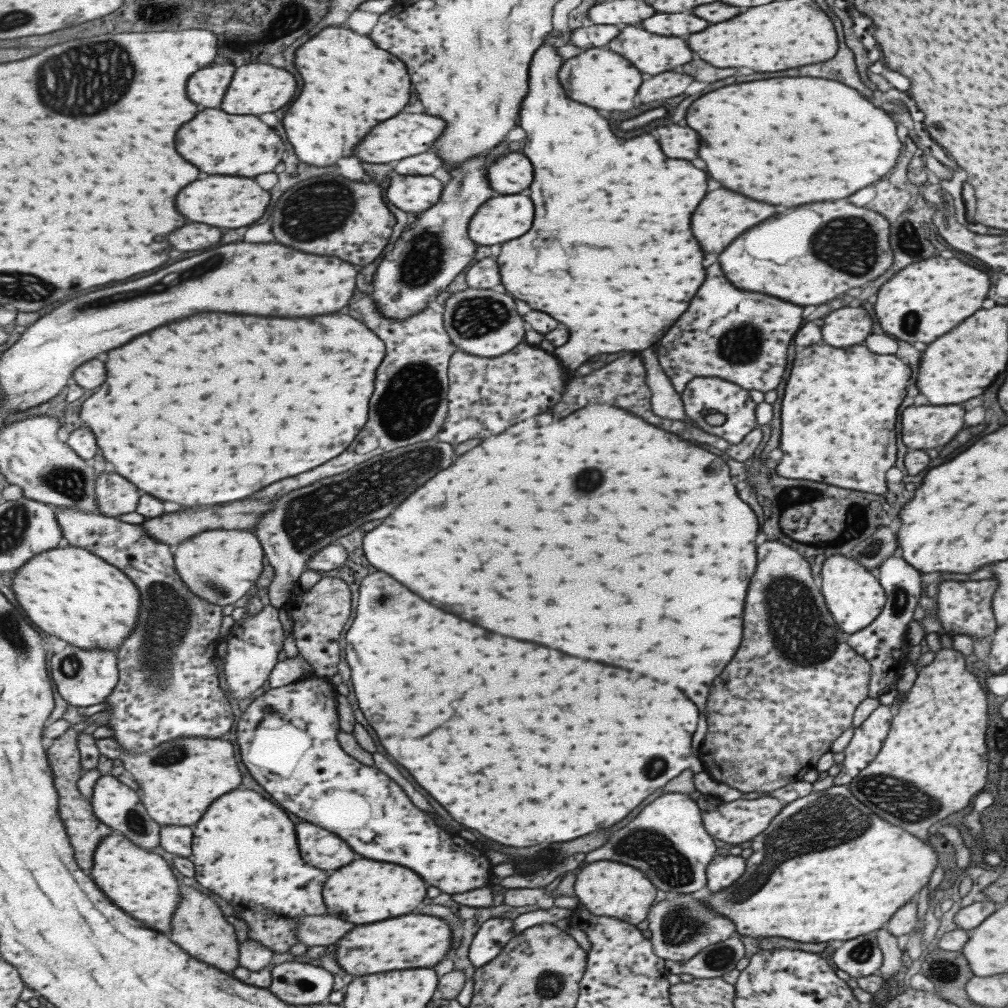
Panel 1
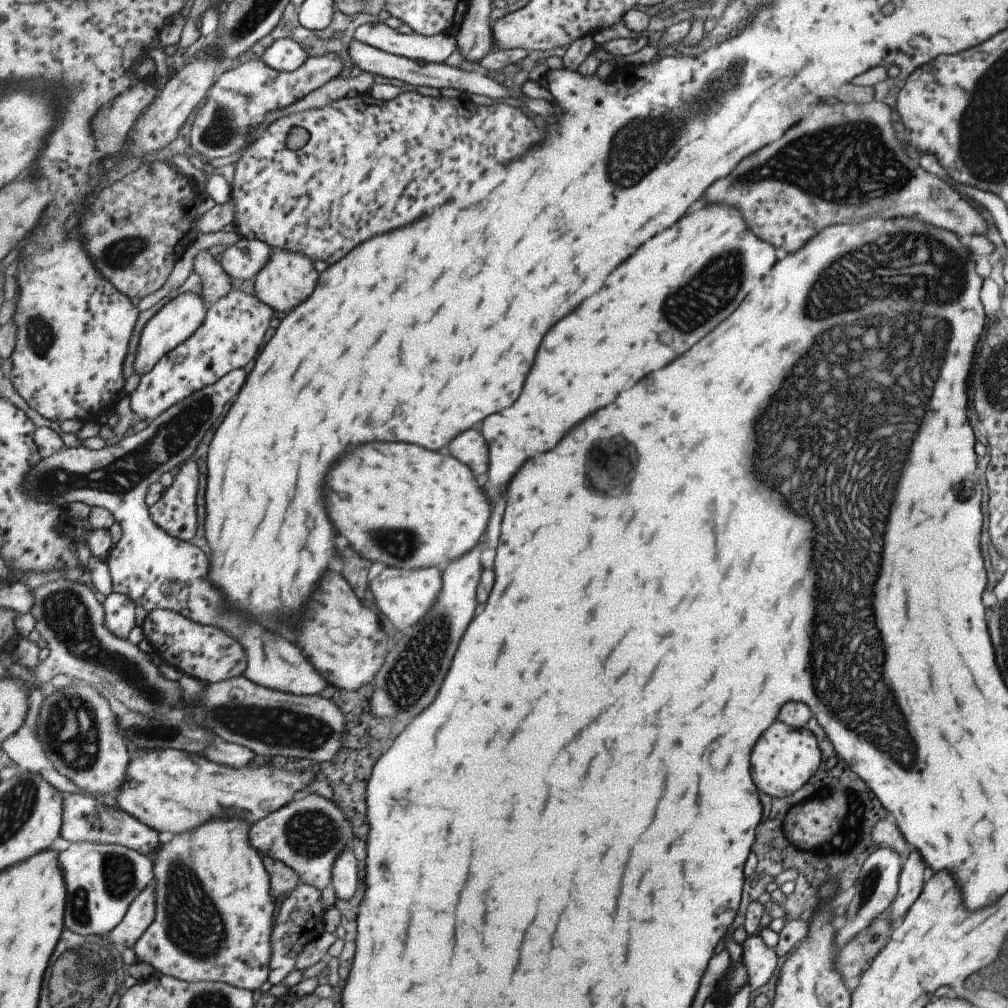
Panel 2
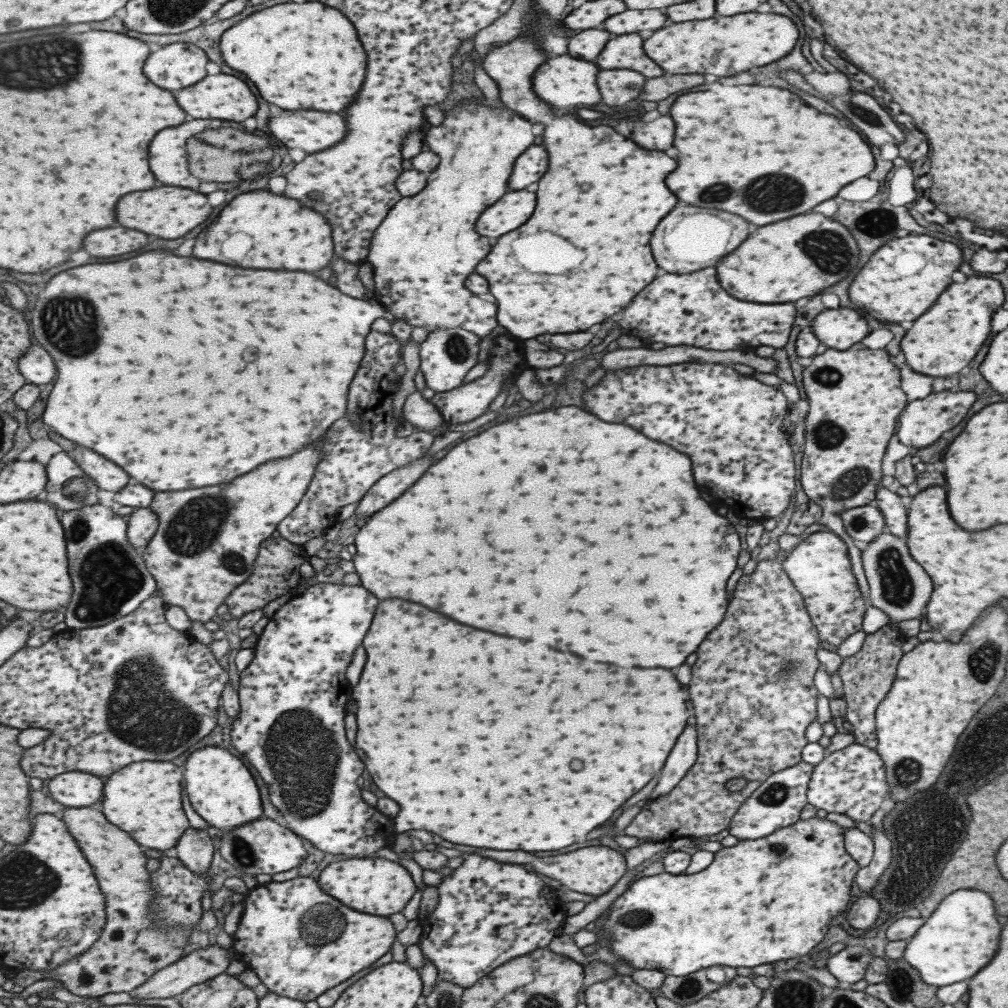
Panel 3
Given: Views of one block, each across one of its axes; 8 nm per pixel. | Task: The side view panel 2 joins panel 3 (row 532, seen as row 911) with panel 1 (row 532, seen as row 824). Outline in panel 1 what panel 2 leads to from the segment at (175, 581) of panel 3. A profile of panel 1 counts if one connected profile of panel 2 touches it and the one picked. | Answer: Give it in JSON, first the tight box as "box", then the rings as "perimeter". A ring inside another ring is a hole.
{"box":[175,530,267,606],"perimeter":[[[207,530],[205,534],[197,534],[197,538],[191,538],[189,542],[175,546],[175,558],[179,574],[197,596],[217,606],[229,606],[241,600],[253,586],[257,586],[265,572],[263,560],[267,556],[263,542],[255,532]]]}

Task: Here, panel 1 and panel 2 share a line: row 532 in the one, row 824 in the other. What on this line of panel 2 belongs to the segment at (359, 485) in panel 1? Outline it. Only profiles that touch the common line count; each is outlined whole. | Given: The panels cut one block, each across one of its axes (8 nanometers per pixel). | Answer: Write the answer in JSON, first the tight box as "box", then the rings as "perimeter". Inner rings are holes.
{"box":[251,794,353,890],"perimeter":[[[309,794],[295,798],[289,806],[269,814],[265,820],[257,822],[251,830],[253,846],[261,850],[263,856],[273,856],[285,864],[289,864],[297,874],[301,874],[301,882],[313,884],[323,890],[333,884],[333,870],[337,858],[351,848],[353,824],[347,814],[333,800],[327,800],[319,794]]]}

